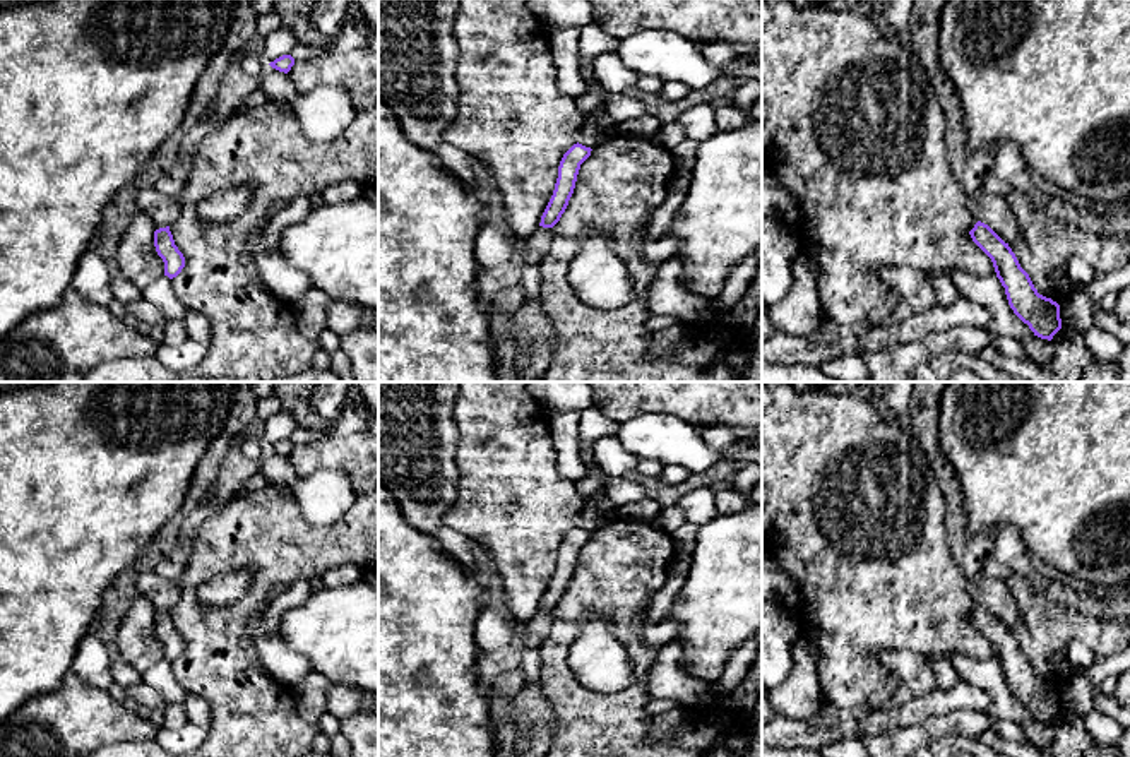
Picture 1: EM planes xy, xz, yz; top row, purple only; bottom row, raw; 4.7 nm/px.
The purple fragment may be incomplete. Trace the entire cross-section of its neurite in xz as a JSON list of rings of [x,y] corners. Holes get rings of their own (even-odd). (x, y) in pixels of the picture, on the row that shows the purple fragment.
[[[574,144],[562,158],[553,195],[541,216],[539,226],[553,228],[565,212],[574,194],[580,164],[591,156],[591,147]]]

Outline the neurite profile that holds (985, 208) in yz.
[[[978,190],[967,195],[967,207],[978,221],[988,224],[1005,243],[1022,240],[1005,197]]]

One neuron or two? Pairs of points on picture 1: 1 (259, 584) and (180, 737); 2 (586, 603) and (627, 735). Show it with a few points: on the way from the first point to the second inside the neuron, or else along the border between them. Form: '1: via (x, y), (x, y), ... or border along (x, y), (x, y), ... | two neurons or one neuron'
1: border along (208, 728), (204, 739) | two neurons
2: via (560, 639), (559, 679), (591, 711) | one neuron

